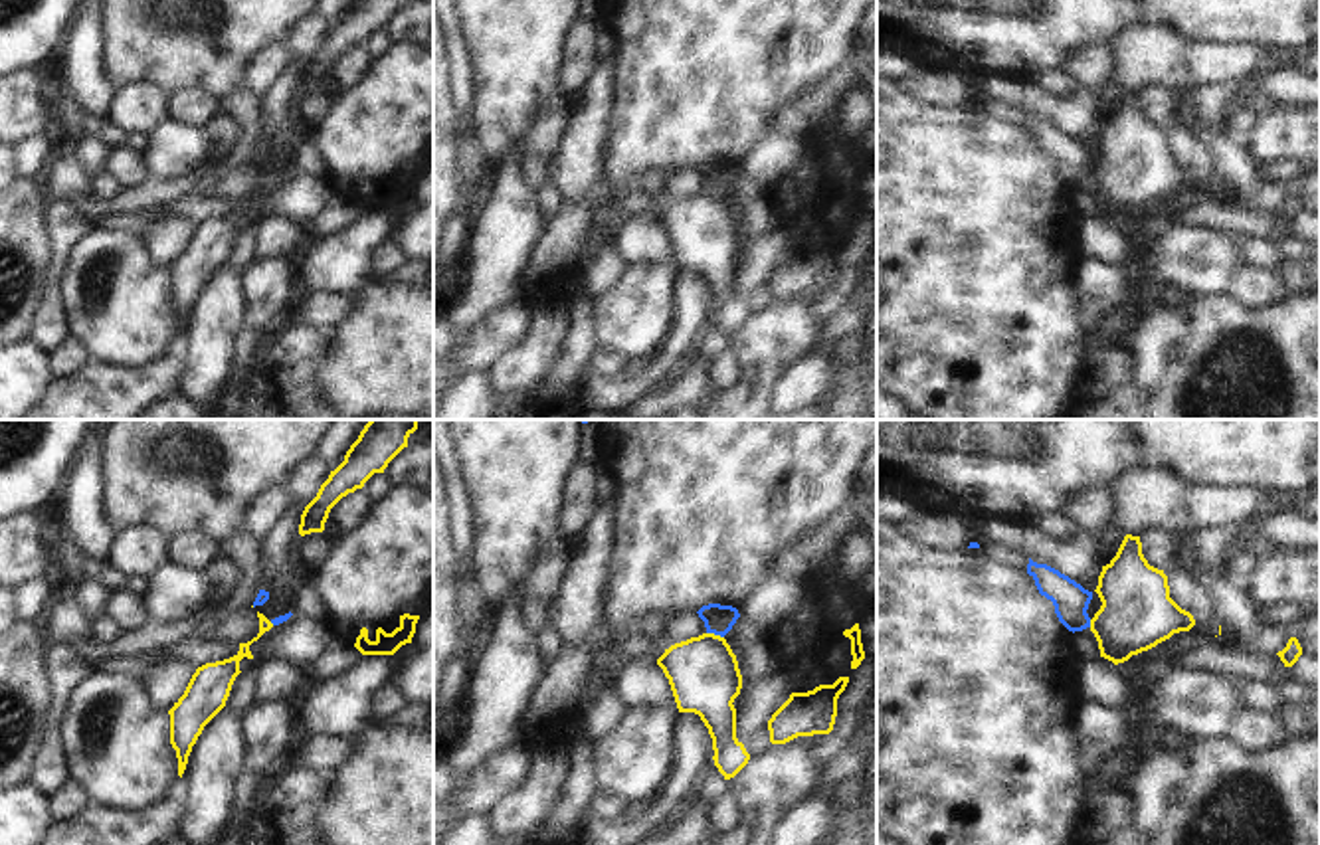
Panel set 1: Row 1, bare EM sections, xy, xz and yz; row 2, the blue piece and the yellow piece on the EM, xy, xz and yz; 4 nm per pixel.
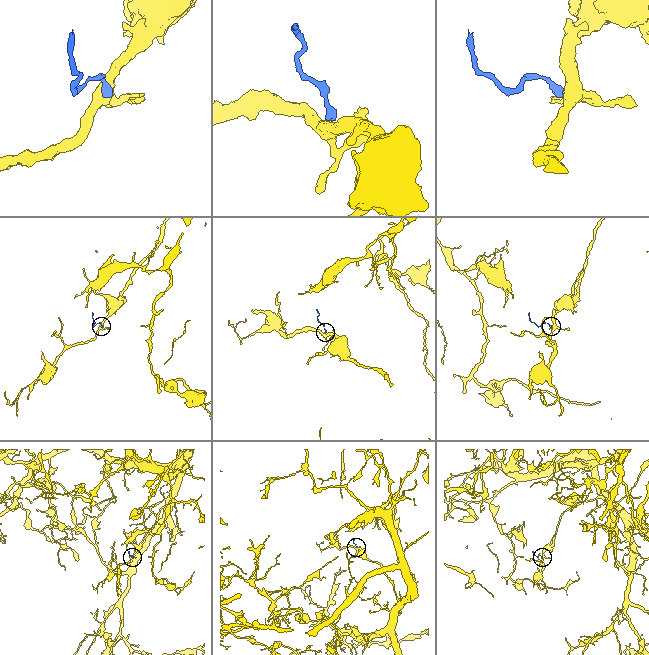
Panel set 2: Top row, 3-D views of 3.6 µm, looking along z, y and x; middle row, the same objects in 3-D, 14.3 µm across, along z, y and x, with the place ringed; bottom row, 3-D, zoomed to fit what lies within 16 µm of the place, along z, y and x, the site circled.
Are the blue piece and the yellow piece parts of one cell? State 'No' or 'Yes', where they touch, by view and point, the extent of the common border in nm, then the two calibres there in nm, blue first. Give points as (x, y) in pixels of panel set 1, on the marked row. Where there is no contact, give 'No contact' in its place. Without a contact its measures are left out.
No. Touches blue at xz (715, 634). Shared border 80 nm. Thickness 120 nm (blue) against 280 nm.

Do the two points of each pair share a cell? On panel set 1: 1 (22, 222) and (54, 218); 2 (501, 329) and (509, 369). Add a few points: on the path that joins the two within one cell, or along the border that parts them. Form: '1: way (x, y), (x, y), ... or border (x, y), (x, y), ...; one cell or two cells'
1: border (48, 200), (44, 226), (50, 242), (50, 266); two cells
2: border (531, 313), (527, 331), (485, 369); two cells

